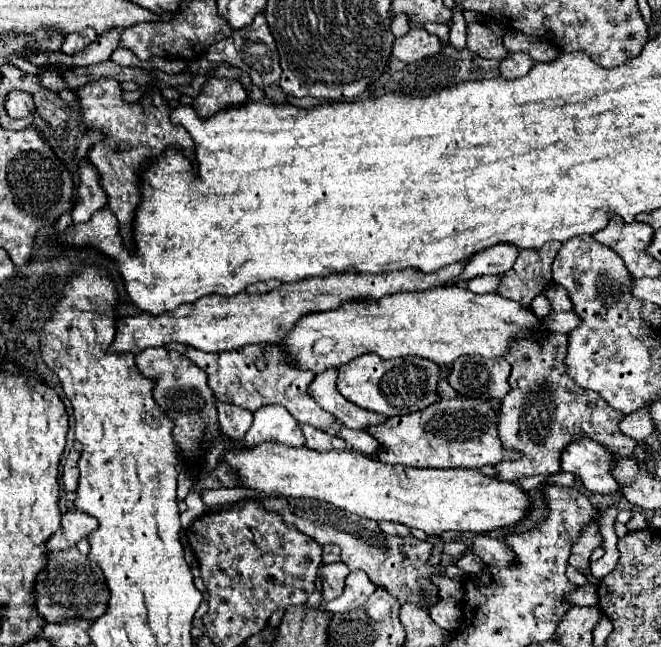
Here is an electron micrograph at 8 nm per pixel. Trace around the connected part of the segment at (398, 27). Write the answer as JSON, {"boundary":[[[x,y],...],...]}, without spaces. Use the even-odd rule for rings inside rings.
{"boundary":[[[397,14],[393,18],[393,24],[391,24],[391,30],[395,32],[395,36],[403,36],[407,30],[409,30],[409,16],[407,14]]]}

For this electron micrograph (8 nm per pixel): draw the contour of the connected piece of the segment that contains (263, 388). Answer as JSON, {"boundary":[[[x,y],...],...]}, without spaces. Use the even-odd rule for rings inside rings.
{"boundary":[[[169,344],[165,348],[181,352],[193,364],[197,364],[207,374],[209,388],[215,392],[219,402],[235,404],[249,412],[255,412],[267,404],[279,404],[285,410],[289,410],[289,414],[295,416],[295,420],[299,424],[309,424],[309,426],[315,426],[317,430],[339,436],[347,442],[349,448],[353,448],[357,452],[371,456],[381,450],[381,444],[367,430],[349,430],[345,424],[341,424],[337,418],[333,418],[333,414],[329,414],[327,410],[321,410],[321,406],[309,396],[309,384],[313,382],[315,374],[309,370],[289,368],[285,362],[279,362],[279,348],[271,348],[271,344],[253,344],[253,346],[243,346],[237,350],[229,350],[229,352],[219,352],[219,354],[201,352],[201,350],[183,346],[183,344]],[[255,358],[267,360],[267,368],[263,372],[259,372],[255,368]]]}

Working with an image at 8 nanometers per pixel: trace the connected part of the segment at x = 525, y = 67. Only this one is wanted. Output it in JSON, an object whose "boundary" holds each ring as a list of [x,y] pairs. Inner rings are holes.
{"boundary":[[[513,52],[501,62],[501,76],[503,78],[521,78],[531,70],[533,64],[535,62],[527,52]]]}

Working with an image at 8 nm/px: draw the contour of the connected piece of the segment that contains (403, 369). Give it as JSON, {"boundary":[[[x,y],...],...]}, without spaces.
{"boundary":[[[363,354],[343,366],[339,366],[337,374],[337,390],[339,394],[349,400],[351,404],[369,410],[379,412],[385,416],[401,416],[409,412],[419,412],[427,406],[431,406],[439,394],[437,394],[437,382],[439,382],[439,364],[425,360],[425,358],[391,358],[383,360],[377,354]]]}

